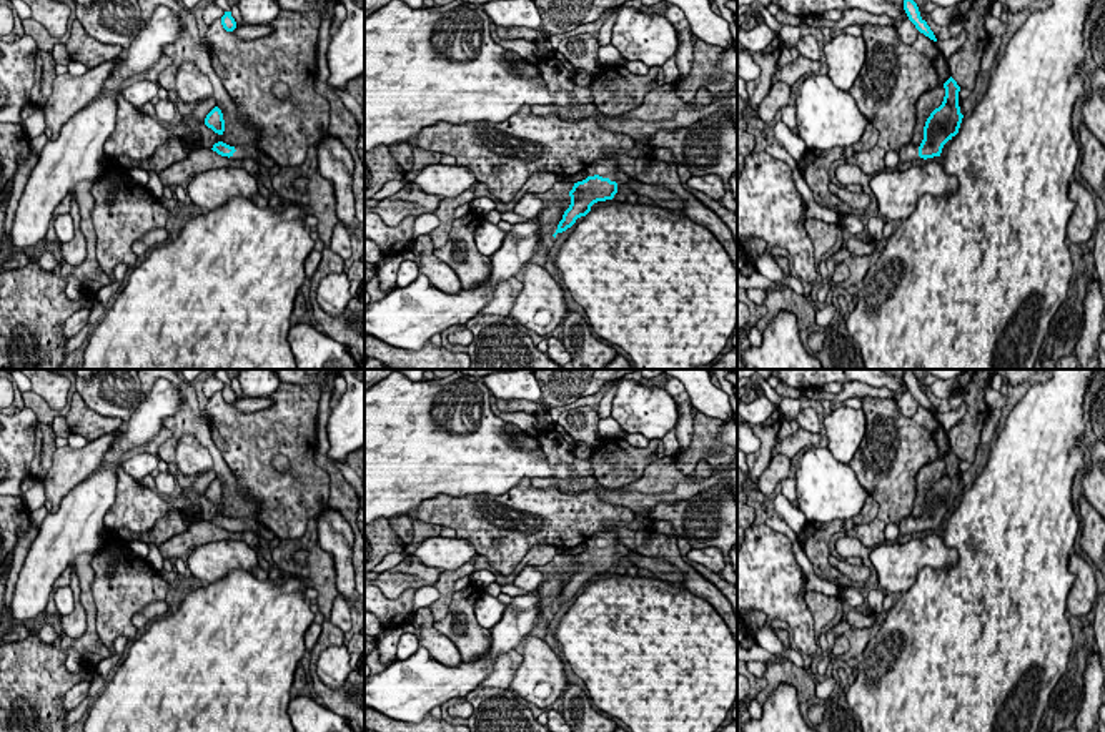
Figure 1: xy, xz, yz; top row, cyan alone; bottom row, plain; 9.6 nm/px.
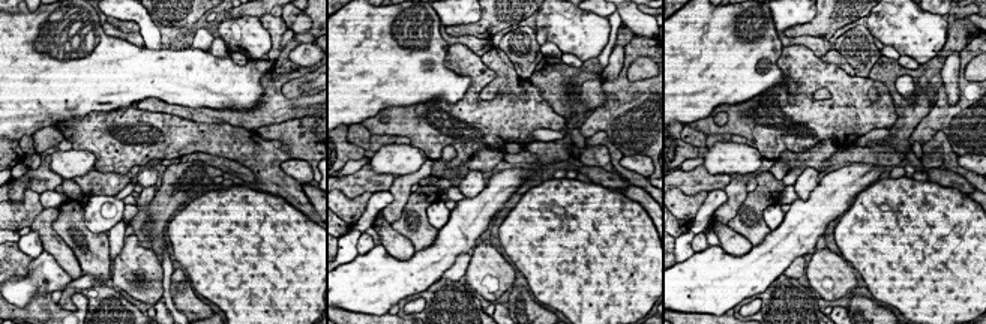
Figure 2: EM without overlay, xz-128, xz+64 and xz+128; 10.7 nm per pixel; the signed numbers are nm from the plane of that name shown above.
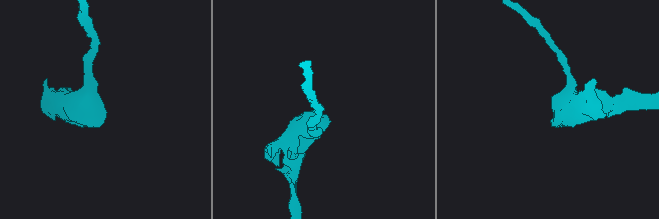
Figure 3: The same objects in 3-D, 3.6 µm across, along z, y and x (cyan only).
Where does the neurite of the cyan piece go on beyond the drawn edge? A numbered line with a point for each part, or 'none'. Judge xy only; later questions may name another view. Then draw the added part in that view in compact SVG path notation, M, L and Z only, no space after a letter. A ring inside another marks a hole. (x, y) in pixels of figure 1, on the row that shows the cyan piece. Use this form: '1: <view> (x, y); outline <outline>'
1: xy (243, 150); outline M240 145L235 150L236 151L233 153L233 156L248 156L251 160L258 160L260 158L260 151L253 145Z

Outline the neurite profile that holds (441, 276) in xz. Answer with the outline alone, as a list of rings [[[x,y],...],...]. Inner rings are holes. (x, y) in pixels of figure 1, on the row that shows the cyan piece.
[[[429,235],[418,236],[411,246],[411,253],[416,258],[419,274],[424,274],[434,288],[448,294],[456,294],[463,289],[456,271],[434,256]]]

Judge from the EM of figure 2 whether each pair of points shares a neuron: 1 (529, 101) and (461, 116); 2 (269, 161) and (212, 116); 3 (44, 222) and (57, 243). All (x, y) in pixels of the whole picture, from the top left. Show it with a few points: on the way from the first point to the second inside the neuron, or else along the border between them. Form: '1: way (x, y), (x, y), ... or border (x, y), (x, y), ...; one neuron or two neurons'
1: way (512, 116), (477, 116); one neuron
2: border (186, 117), (195, 122), (231, 123), (255, 131); two neurons
3: way (44, 227), (53, 239); one neuron

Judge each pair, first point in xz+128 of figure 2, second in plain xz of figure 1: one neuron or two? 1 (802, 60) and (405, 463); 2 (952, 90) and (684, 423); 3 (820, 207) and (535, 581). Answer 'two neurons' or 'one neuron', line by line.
1: two neurons
2: one neuron
3: two neurons

